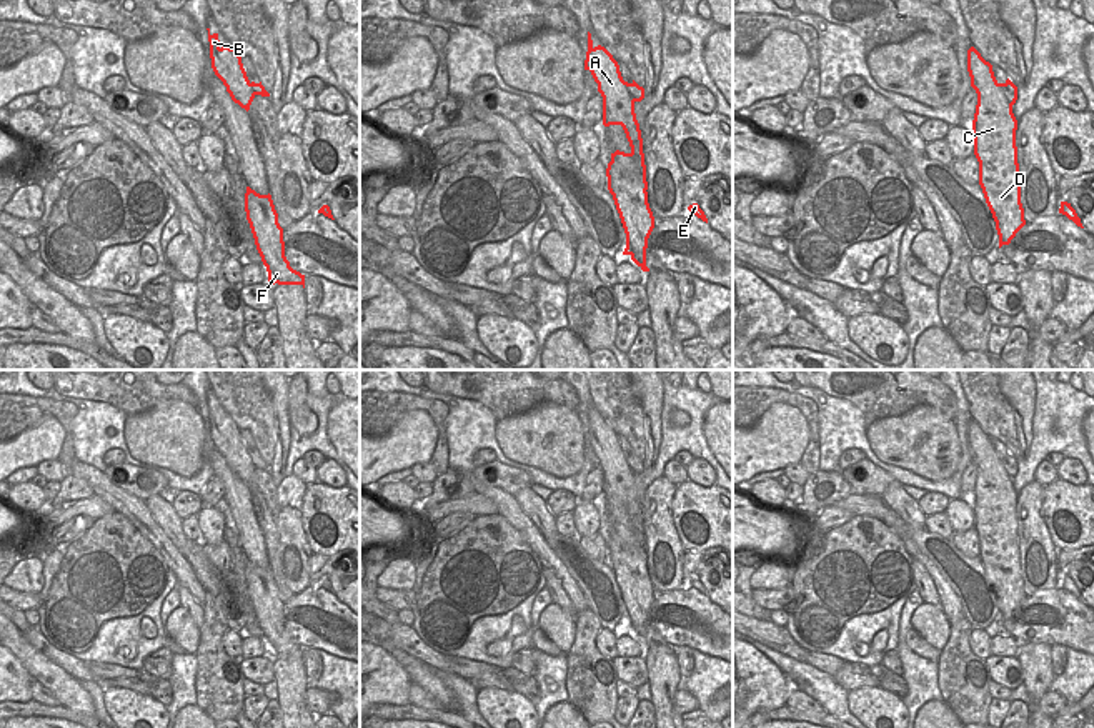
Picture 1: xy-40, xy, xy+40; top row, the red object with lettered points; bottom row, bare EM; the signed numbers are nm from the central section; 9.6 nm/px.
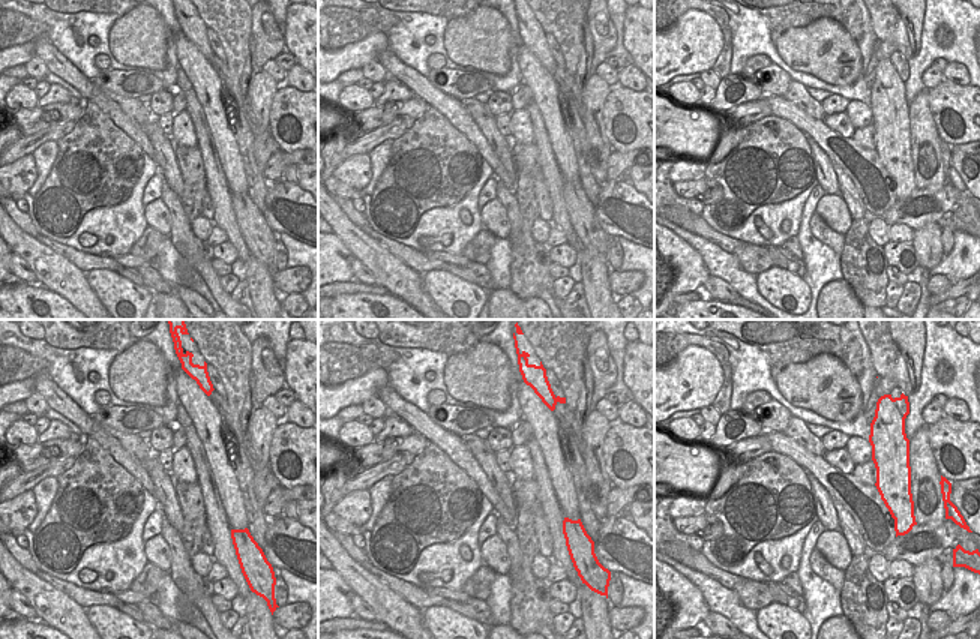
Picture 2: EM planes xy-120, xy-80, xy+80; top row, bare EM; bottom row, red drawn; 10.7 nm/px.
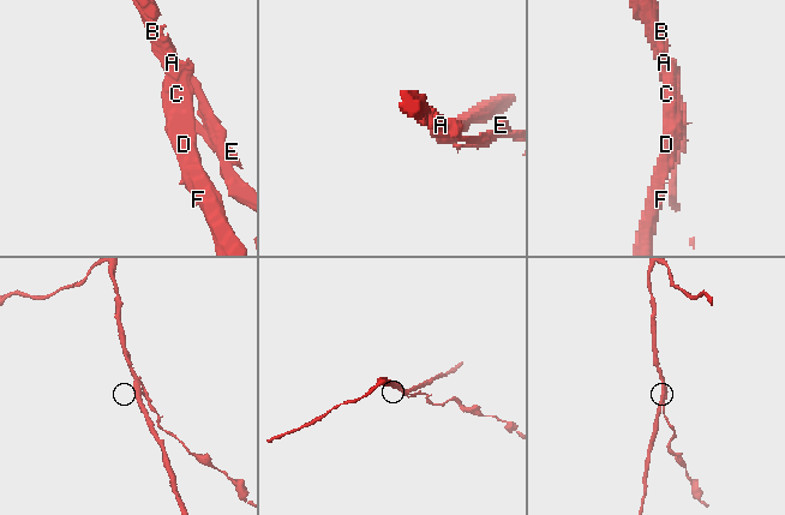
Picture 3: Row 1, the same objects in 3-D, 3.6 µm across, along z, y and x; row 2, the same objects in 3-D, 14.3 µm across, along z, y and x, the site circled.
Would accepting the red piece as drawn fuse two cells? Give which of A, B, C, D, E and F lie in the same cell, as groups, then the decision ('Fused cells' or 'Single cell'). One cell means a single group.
Groups: A B C D F / E. Fused cells

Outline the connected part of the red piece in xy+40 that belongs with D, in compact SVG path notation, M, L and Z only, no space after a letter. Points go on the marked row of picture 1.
M974 47L967 50L967 72L977 93L972 137L979 185L996 222L1001 248L1026 225L1016 147L1017 120L992 65Z

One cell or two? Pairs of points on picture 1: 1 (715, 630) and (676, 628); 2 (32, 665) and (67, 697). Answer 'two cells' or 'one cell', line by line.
1: one cell
2: one cell

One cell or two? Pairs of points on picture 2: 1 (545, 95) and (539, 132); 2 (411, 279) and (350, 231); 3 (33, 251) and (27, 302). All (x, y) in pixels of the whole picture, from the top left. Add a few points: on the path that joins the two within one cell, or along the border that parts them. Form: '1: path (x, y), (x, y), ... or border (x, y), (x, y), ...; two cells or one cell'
1: border (532, 101), (539, 111), (554, 152); two cells
2: path (396, 278), (365, 246); one cell
3: border (38, 281), (68, 302); two cells

